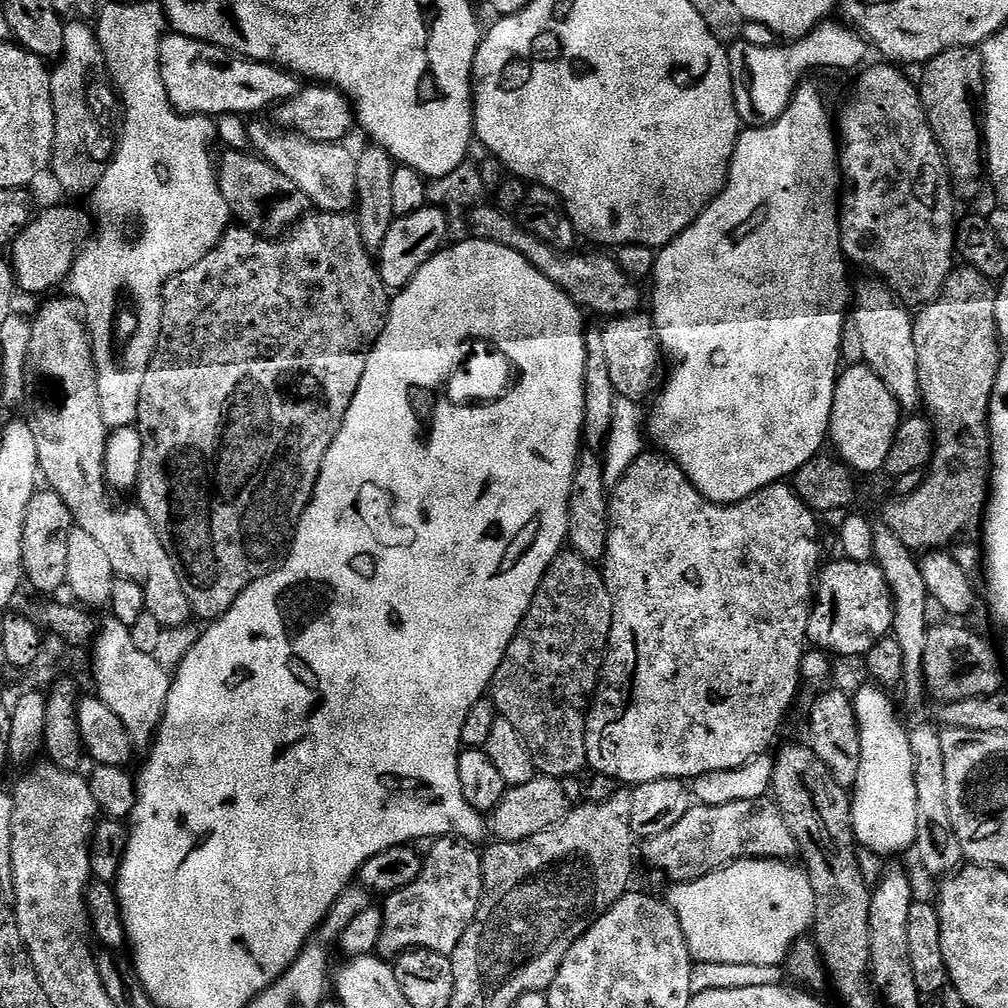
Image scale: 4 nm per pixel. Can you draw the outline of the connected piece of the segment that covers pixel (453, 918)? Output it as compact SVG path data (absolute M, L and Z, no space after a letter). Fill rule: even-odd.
M440 838L437 839L431 847L432 846L433 848L429 850L428 856L426 852L426 855L423 857L424 865L418 874L418 878L414 882L410 882L410 886L406 886L402 890L391 893L391 895L385 899L388 901L386 901L385 904L382 904L384 917L382 918L382 930L380 937L378 938L378 946L375 950L375 955L381 958L395 958L402 955L403 952L413 952L415 948L425 948L431 952L437 952L443 956L451 957L452 951L454 951L454 949L458 946L458 942L462 942L462 934L466 934L466 930L474 922L476 911L480 905L480 900L484 897L484 875L482 874L481 853L479 851L475 852L475 850L472 849L475 847L469 846L467 843L461 842L456 838Z

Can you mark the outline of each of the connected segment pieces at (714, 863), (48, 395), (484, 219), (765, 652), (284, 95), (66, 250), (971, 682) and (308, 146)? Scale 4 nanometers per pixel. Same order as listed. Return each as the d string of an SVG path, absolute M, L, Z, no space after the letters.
M771 799L730 802L730 806L711 808L696 804L666 834L647 837L643 841L644 860L669 876L676 884L688 884L716 872L735 860L791 861L797 855L796 839L786 826L786 818Z
M45 299L36 317L31 317L30 342L24 359L26 388L32 391L32 416L34 442L38 445L38 466L43 483L70 510L75 527L86 530L103 552L110 557L110 566L117 577L137 584L146 598L148 612L158 618L163 628L181 628L193 619L192 607L182 594L182 582L176 573L170 554L162 546L150 518L139 506L112 508L112 496L108 479L104 476L104 455L108 445L110 428L104 425L106 409L96 385L96 362L92 358L92 345L83 321L76 317L76 310L68 300Z
M480 202L467 213L468 228L471 239L494 242L498 246L506 246L506 250L514 250L514 254L522 254L538 274L550 278L554 286L561 290L580 305L581 309L597 312L603 318L615 318L618 316L631 316L639 313L640 288L635 279L628 276L618 265L617 261L608 256L576 256L577 254L565 254L557 248L552 248L530 234L516 221L515 215L498 210L495 203Z
M648 450L639 456L634 466L626 470L624 477L610 492L608 541L602 571L612 599L612 629L604 664L600 667L600 683L590 701L586 722L587 767L593 773L608 775L624 786L655 780L691 782L702 774L741 768L746 766L746 762L769 751L768 747L775 742L784 724L784 715L791 710L796 700L796 691L802 685L800 667L808 644L808 620L812 617L814 581L821 563L817 513L808 508L802 498L798 498L791 483L771 484L737 504L715 504L689 482L687 474L678 465L663 455L660 457L655 454L660 455Z
M179 34L165 35L160 42L160 74L162 86L166 88L169 102L177 112L185 116L210 116L219 118L226 114L251 117L251 112L264 112L273 109L300 91L302 84L293 73L274 64L264 64L261 60L249 60L227 52L216 44L195 40Z
M48 208L45 212L37 211L35 215L33 215L31 222L19 234L17 234L15 240L12 241L10 245L10 251L12 251L12 256L10 255L10 263L12 266L12 273L16 276L16 283L18 285L19 291L21 293L29 292L32 296L40 296L43 297L45 294L43 292L48 292L51 288L56 288L60 283L63 282L64 279L68 276L68 271L73 271L74 265L76 263L76 258L78 253L81 251L82 245L89 239L90 236L90 228L88 232L88 224L86 221L80 217L79 212L74 208Z
M959 623L940 624L929 627L926 638L926 654L924 655L924 682L929 697L940 700L941 705L950 702L962 702L968 698L979 696L995 696L997 692L1005 687L1004 672L1000 669L1000 660L996 652L980 636L975 636L968 628L959 628Z
M249 123L247 129L248 143L260 159L286 174L315 211L347 213L355 205L356 158L353 149L344 148L348 146L343 143L319 144L275 126L267 128L264 124Z

